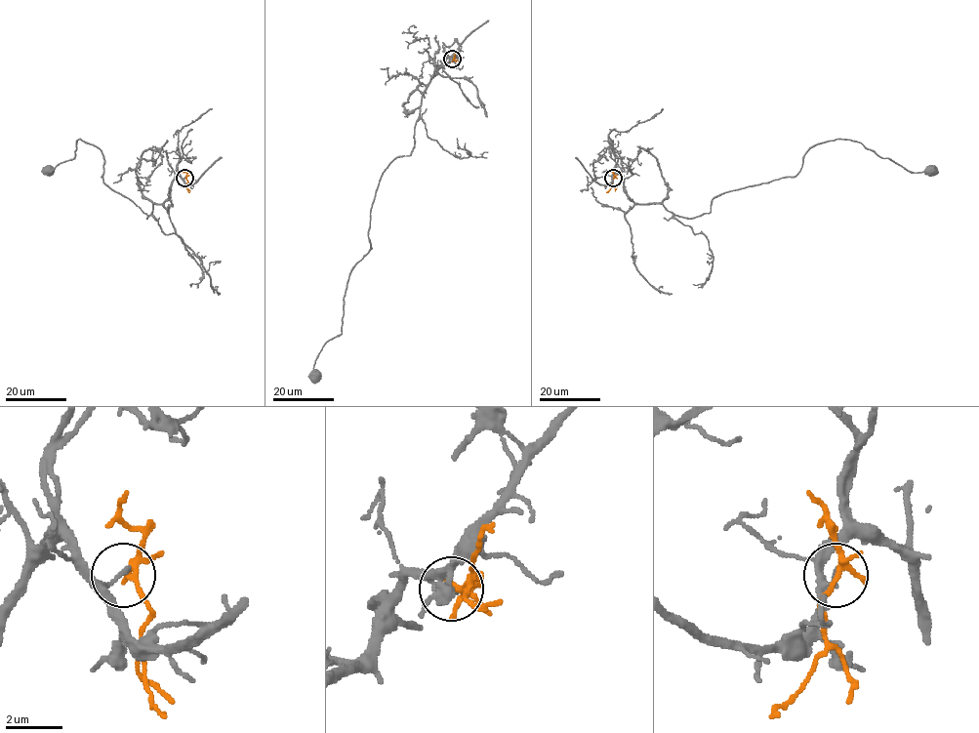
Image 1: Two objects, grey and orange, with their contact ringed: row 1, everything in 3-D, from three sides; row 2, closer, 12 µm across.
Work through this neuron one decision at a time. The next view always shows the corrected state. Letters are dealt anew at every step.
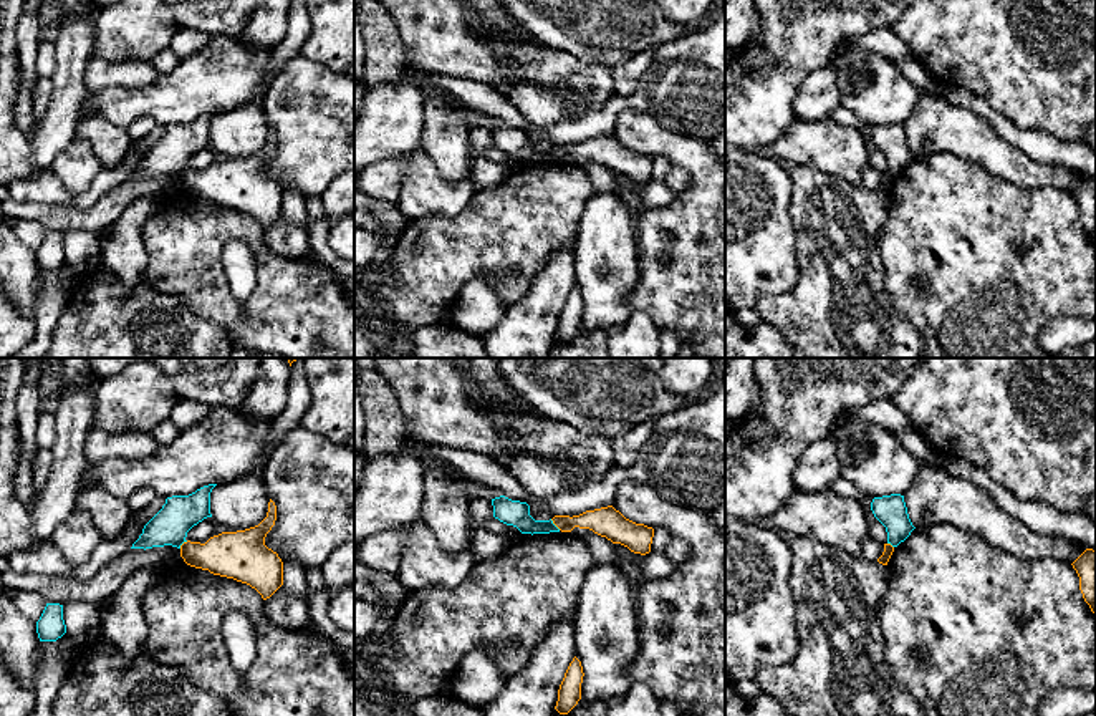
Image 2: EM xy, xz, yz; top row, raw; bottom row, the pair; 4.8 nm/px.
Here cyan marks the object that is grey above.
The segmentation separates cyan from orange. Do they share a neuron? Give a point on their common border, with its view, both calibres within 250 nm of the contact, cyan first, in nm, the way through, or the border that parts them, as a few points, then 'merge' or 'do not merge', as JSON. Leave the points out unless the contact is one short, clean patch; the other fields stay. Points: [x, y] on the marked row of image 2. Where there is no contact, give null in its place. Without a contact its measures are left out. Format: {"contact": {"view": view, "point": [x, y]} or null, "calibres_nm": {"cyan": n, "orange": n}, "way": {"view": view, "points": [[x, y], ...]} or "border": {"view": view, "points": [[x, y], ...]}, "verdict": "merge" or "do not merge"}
{"contact": {"view": "xz", "point": [553, 524]}, "calibres_nm": {"cyan": 130, "orange": 140}, "border": {"view": "xz", "points": [[550, 519], [560, 529]]}, "verdict": "do not merge"}

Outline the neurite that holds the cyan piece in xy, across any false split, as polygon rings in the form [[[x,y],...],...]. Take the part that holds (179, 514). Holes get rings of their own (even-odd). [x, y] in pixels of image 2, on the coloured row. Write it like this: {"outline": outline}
{"outline": [[[209,484],[189,496],[166,499],[162,509],[144,525],[142,534],[131,549],[152,549],[172,545],[180,549],[187,532],[210,514],[210,492],[217,484]]]}

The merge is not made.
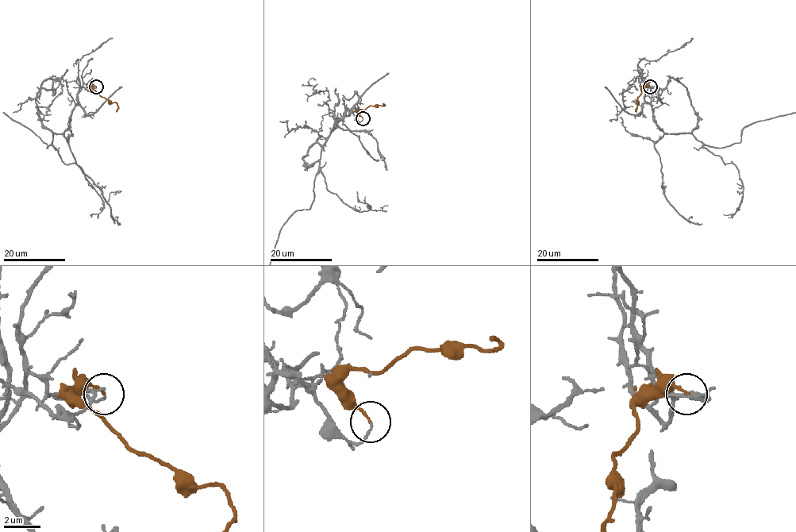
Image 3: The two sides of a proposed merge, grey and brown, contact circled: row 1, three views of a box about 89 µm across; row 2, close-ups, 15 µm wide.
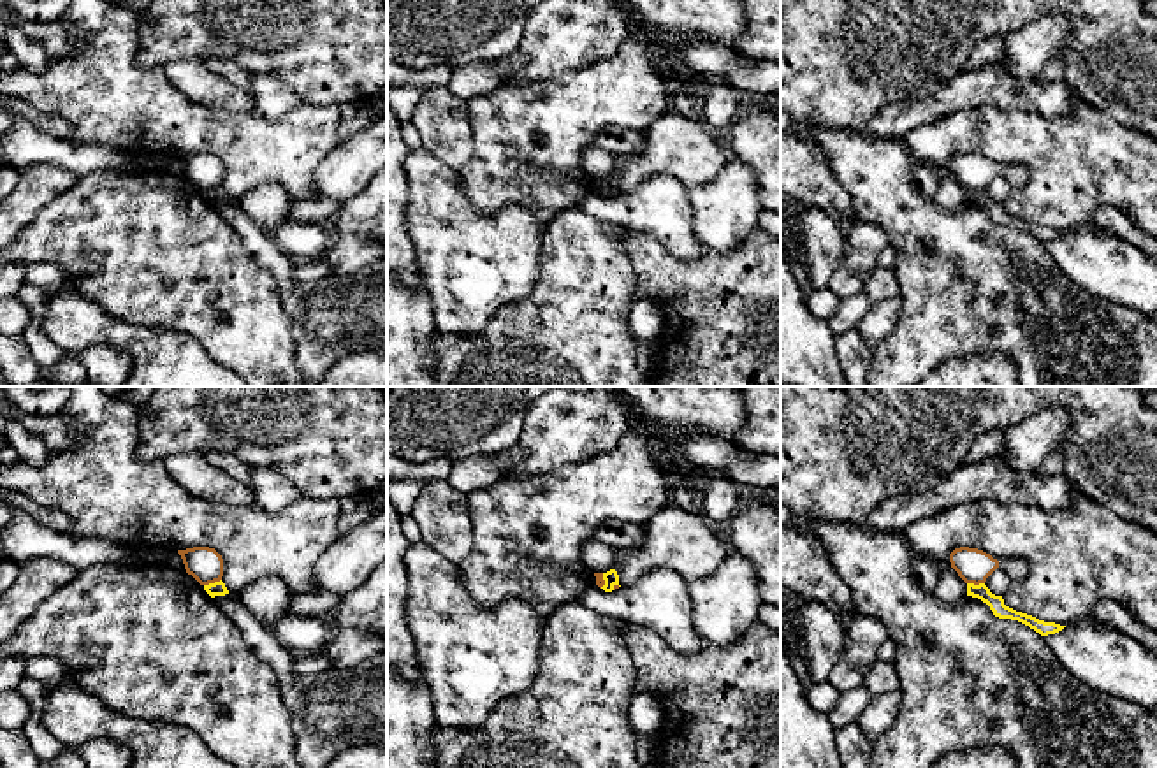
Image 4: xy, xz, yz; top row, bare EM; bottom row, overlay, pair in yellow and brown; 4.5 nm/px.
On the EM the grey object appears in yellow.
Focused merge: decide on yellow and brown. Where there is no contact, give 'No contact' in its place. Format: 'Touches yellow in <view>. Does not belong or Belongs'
Touches yellow in xy. Does not belong

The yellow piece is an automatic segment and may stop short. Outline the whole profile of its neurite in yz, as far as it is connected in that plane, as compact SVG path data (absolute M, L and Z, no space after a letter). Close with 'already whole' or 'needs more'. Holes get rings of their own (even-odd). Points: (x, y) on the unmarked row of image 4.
M967 190L967 202L978 204L983 209L986 209L995 223L1018 227L1034 235L1036 239L1039 239L1041 243L1055 241L1066 234L1055 228L1039 227L1032 221L1006 213L1002 202L992 200L985 190L979 192Z; already whole

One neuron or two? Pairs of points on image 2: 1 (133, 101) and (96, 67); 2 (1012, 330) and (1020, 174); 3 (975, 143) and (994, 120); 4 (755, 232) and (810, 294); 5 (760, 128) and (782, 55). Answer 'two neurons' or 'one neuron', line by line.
1: two neurons
2: two neurons
3: two neurons
4: two neurons
5: one neuron

